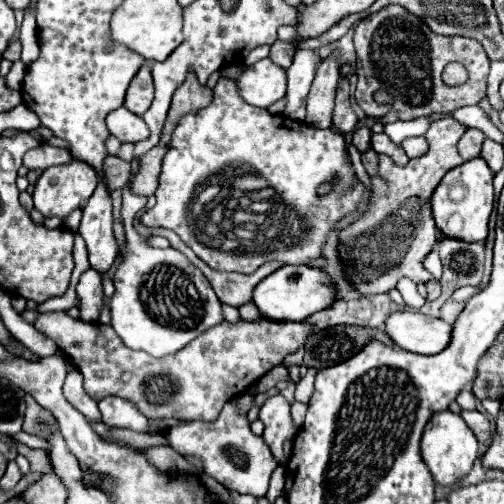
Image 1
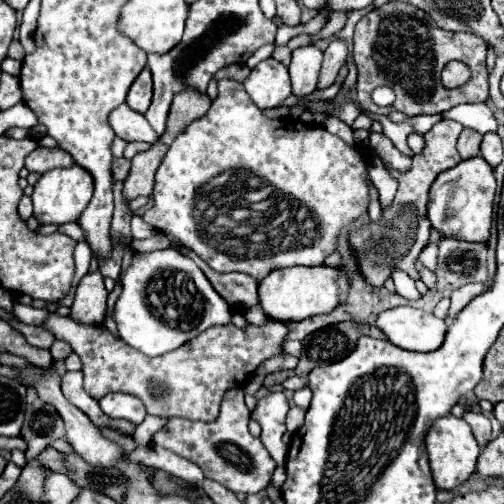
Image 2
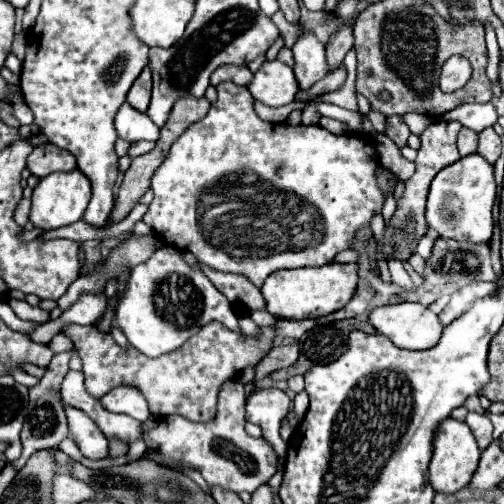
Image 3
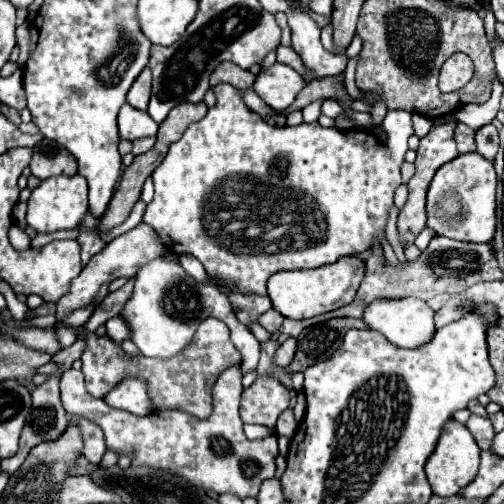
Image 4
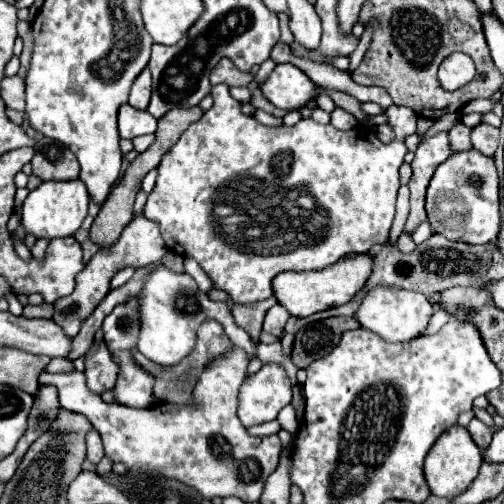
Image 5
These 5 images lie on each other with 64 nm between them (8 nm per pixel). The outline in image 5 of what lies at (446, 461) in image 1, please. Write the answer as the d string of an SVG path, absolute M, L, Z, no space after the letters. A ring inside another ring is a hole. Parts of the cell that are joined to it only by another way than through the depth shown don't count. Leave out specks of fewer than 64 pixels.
M454 424L446 432L442 432L442 436L430 448L426 462L424 462L424 476L434 496L454 498L472 484L472 480L478 476L480 464L482 464L482 454L476 448L470 432L464 426Z

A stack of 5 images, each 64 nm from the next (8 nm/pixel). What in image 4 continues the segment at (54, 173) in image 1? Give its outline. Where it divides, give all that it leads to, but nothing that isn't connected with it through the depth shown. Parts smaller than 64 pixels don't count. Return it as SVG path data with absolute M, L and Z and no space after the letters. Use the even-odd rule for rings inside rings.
M80 174L74 176L50 176L42 180L38 188L32 190L28 200L28 214L26 222L36 232L56 232L56 230L70 230L78 226L88 212L88 184L86 178Z

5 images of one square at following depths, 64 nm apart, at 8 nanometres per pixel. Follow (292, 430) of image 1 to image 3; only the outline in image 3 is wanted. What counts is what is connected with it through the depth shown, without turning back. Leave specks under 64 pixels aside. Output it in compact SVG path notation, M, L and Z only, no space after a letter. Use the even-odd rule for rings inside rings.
M254 390L246 400L246 420L262 428L262 438L274 448L280 460L286 458L286 442L280 438L280 426L290 410L288 396L278 390Z

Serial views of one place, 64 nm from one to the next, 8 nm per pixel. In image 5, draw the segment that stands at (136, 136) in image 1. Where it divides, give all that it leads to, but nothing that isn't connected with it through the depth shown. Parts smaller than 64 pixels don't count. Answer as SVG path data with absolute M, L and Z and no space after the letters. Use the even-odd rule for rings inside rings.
M130 104L120 106L118 112L118 128L120 128L120 138L136 138L144 134L154 134L156 132L156 118L146 112L146 110L136 110Z

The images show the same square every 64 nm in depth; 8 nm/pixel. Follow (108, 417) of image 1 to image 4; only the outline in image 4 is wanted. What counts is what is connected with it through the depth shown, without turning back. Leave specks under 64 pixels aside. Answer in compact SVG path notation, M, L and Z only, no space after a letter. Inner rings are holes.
M128 378L122 384L118 384L116 388L112 388L104 396L104 402L108 406L112 406L112 408L126 410L126 412L130 412L134 416L148 416L148 414L152 414L152 406L150 406L144 382L136 380L136 378Z

